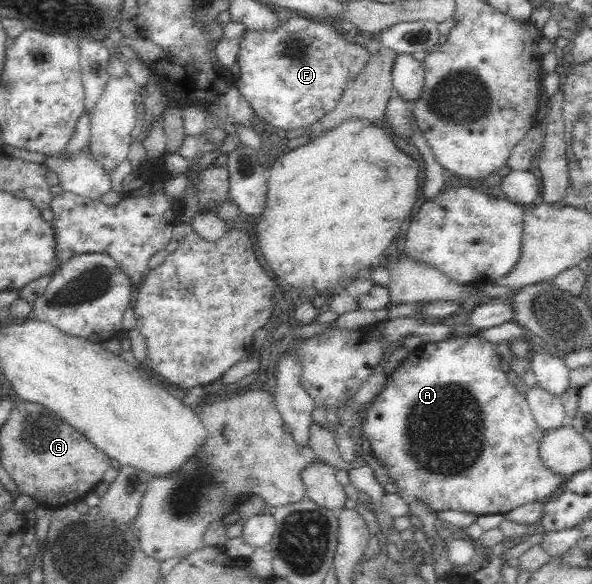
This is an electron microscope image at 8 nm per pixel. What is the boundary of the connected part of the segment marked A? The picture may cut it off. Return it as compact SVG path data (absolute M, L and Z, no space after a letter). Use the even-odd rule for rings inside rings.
M462 334L462 336L449 336L440 342L425 343L406 356L400 366L391 372L383 391L376 395L375 401L365 408L363 421L359 424L362 439L370 442L373 457L386 469L389 480L394 481L394 485L398 485L399 496L407 505L414 502L424 503L424 505L428 503L432 511L438 512L456 510L476 515L505 514L518 506L549 499L557 494L569 479L544 467L544 463L540 460L540 444L542 444L545 432L535 421L525 394L520 393L514 384L508 381L506 372L500 367L501 360L497 345L484 340L481 336Z

